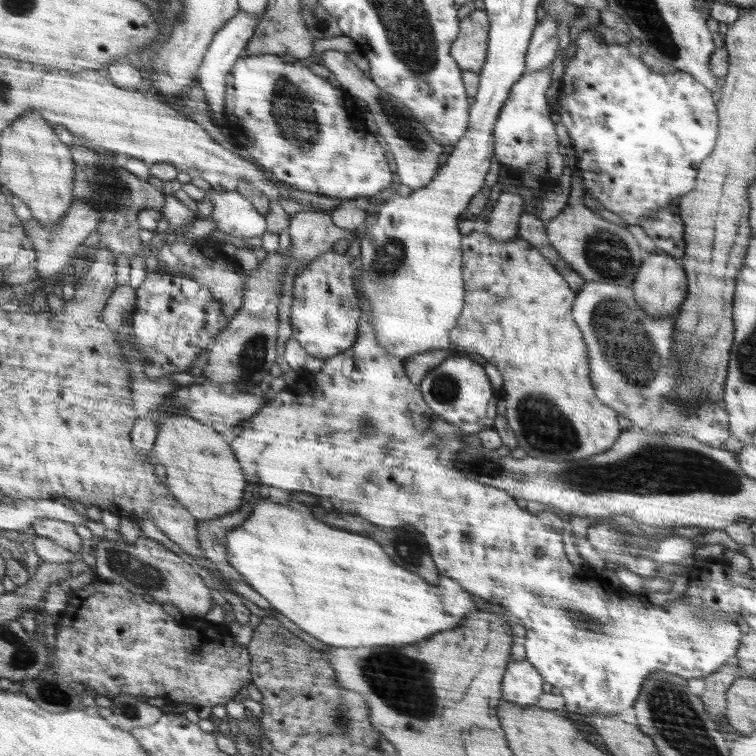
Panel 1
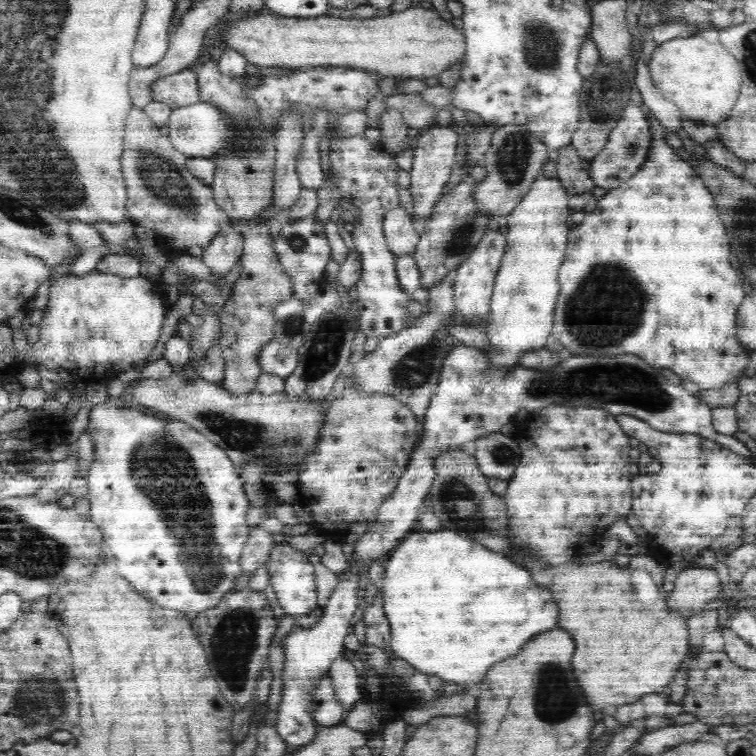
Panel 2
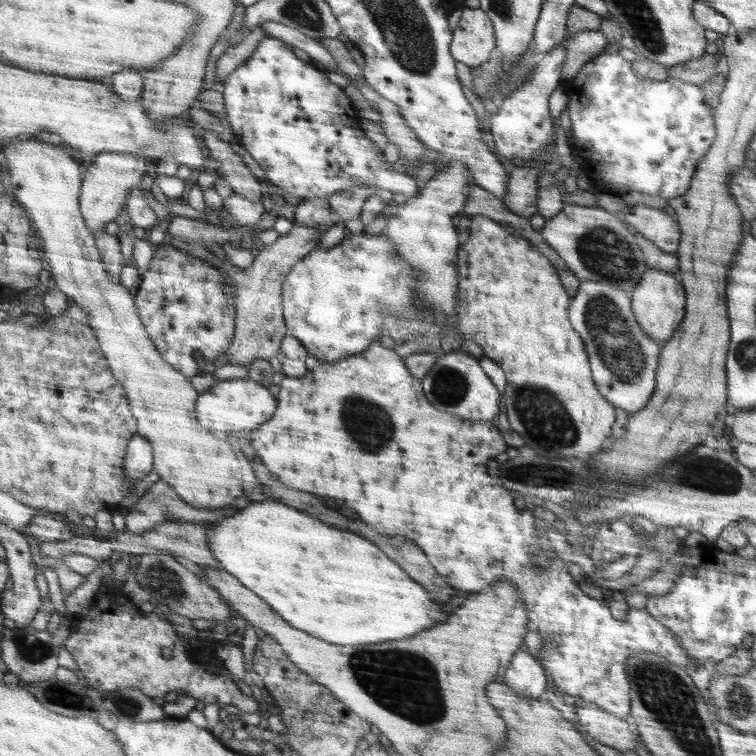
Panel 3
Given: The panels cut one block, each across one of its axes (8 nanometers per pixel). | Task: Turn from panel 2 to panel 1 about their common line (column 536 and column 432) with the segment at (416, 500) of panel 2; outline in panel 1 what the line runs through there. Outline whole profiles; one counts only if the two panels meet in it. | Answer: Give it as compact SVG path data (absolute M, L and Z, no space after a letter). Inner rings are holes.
M448 358L433 368L419 384L428 406L442 418L461 428L463 434L471 435L492 428L496 420L496 400L484 368L470 358Z

